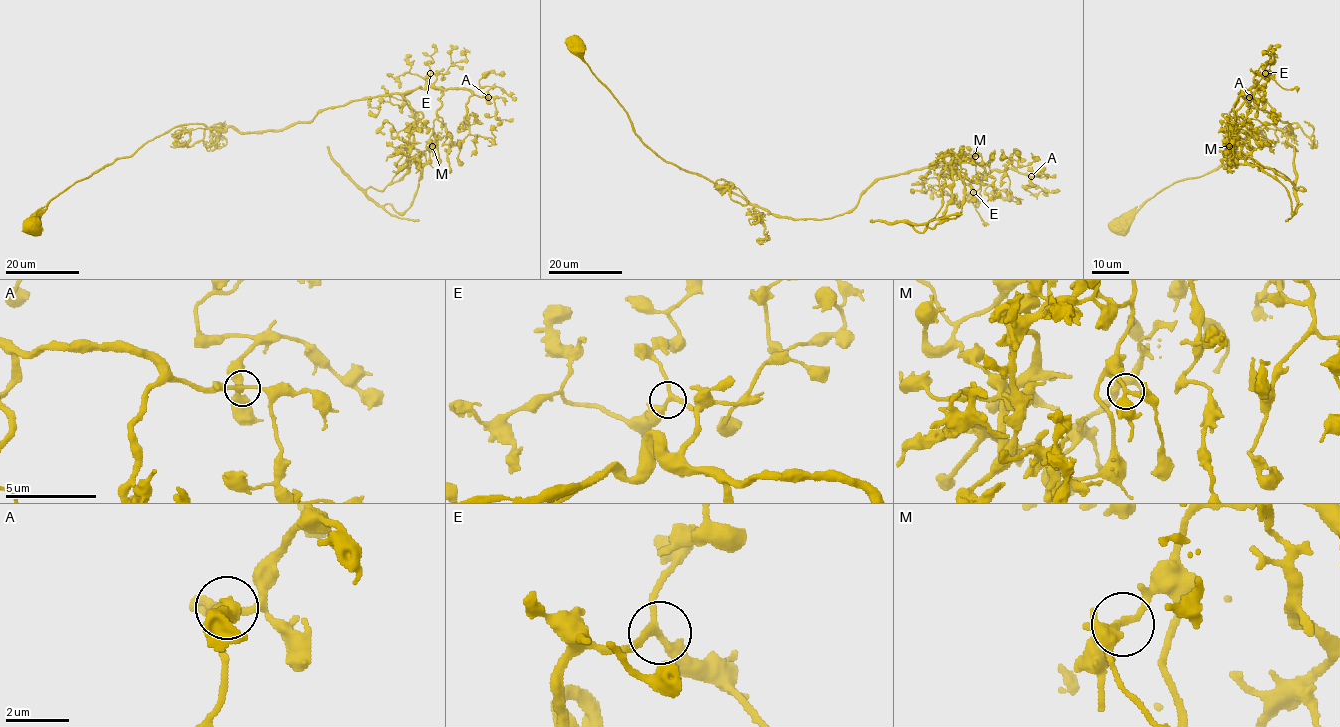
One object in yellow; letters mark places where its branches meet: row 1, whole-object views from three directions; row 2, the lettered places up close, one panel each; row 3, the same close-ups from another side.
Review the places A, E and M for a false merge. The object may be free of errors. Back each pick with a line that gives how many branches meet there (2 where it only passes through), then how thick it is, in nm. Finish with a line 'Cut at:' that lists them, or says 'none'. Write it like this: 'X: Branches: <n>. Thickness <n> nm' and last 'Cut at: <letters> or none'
M: Branches: 3. Thickness 240 nm
Cut at: M

